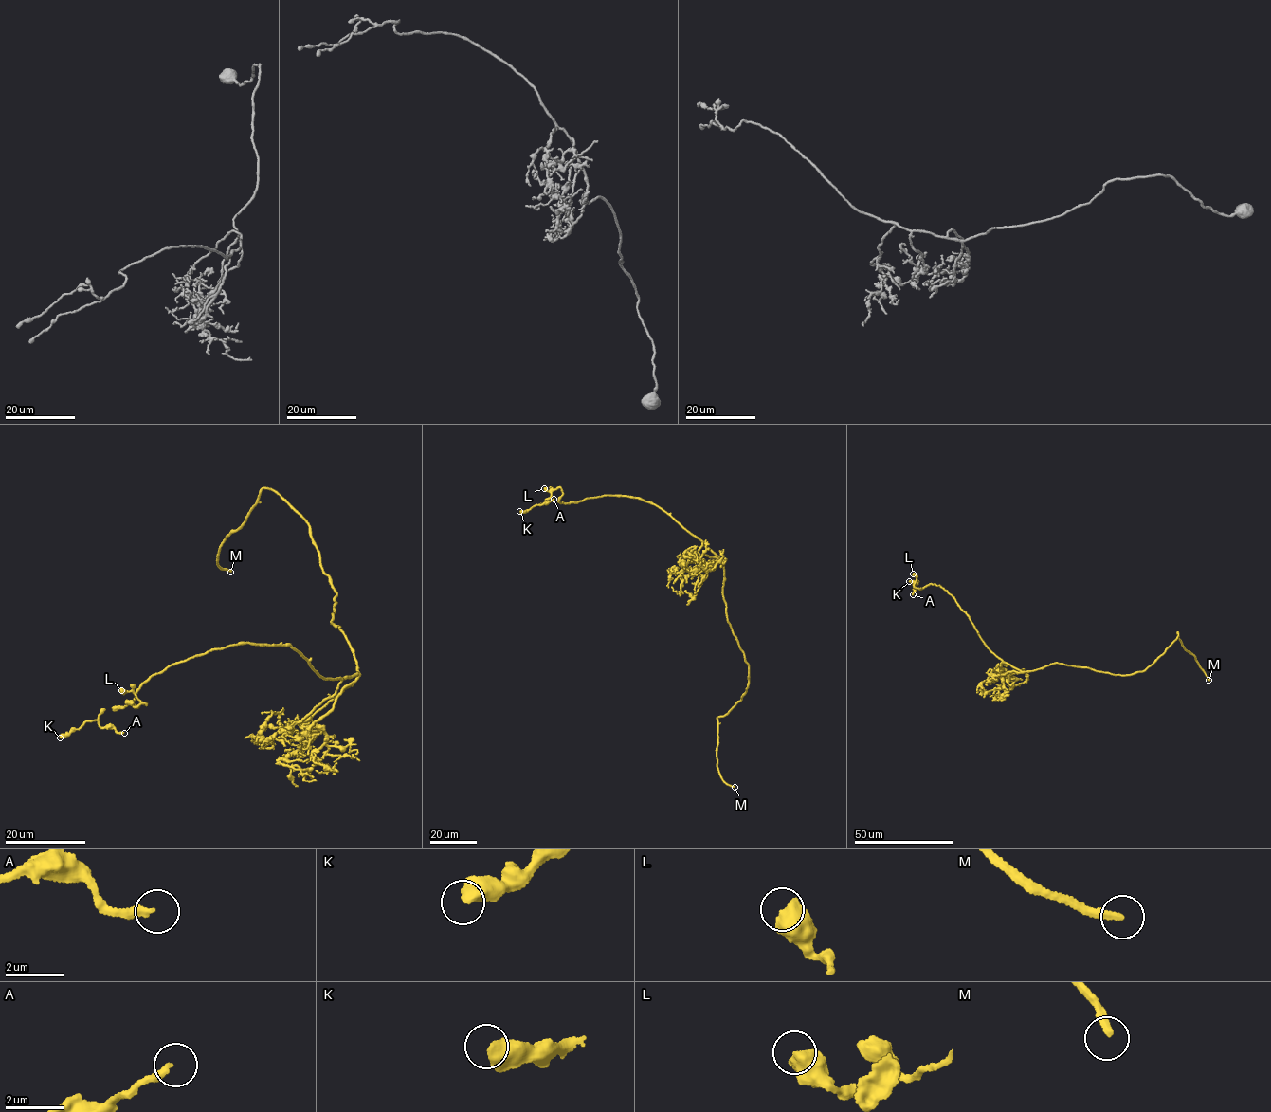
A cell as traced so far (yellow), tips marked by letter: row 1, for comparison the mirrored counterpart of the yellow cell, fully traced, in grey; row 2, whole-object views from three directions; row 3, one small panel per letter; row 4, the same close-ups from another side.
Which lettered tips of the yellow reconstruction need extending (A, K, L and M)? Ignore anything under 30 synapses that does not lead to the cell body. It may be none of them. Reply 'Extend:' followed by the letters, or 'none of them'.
Extend: M

